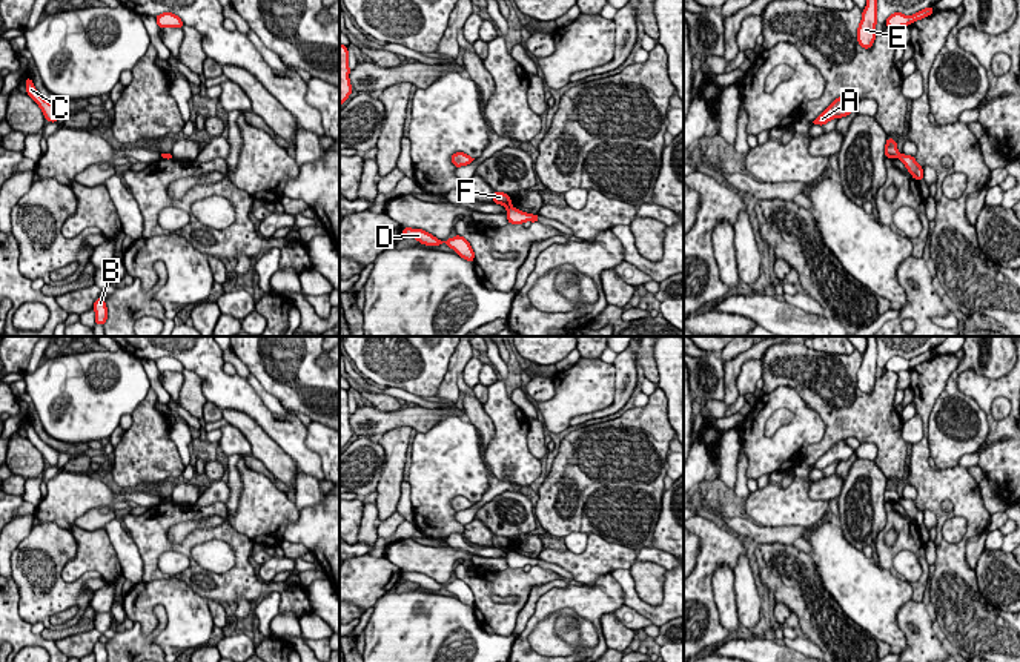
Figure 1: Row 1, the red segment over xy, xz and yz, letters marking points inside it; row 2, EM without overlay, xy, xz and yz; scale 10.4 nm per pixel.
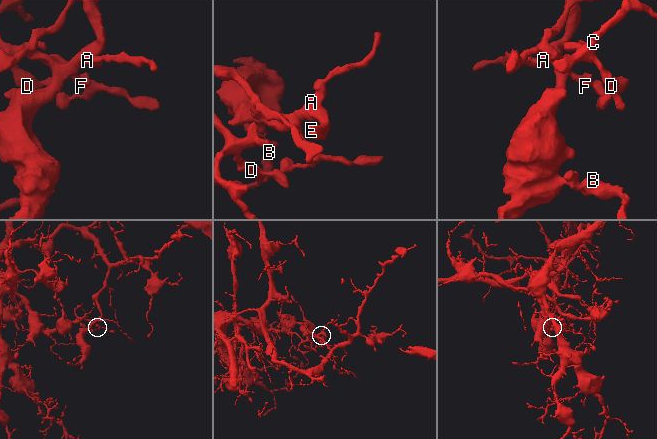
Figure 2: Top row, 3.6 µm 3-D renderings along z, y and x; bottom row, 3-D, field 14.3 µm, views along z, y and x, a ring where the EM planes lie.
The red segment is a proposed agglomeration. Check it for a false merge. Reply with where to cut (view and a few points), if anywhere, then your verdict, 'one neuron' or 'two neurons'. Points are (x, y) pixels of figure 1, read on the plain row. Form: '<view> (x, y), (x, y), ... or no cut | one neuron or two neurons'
xz (510, 550), (507, 553) | two neurons

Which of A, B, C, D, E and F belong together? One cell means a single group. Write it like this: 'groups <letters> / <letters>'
groups A B E F / C D

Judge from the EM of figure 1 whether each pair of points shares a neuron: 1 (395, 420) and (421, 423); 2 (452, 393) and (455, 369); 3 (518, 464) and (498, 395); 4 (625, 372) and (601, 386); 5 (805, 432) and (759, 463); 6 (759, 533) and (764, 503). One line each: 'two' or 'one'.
1: one
2: one
3: one
4: two
5: one
6: two

